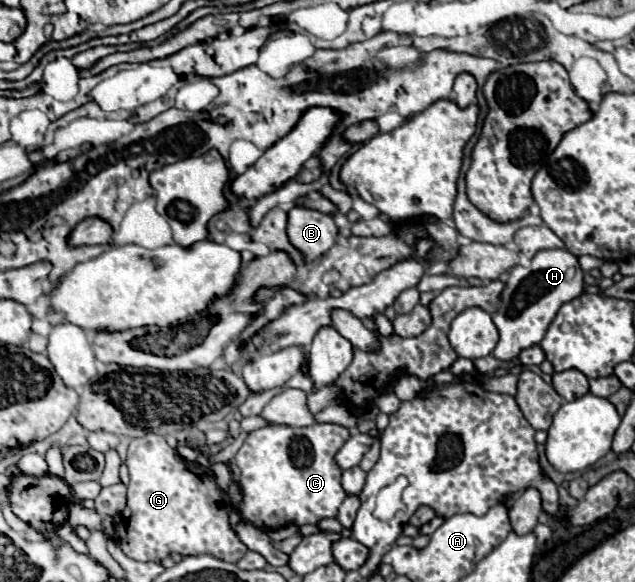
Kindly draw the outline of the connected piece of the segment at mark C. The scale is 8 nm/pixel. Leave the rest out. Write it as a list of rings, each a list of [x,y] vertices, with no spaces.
[[[315,423],[309,427],[285,427],[285,425],[267,425],[265,429],[257,429],[249,433],[247,441],[239,449],[235,463],[241,469],[241,487],[243,487],[243,517],[245,521],[261,527],[263,531],[271,531],[283,525],[307,525],[317,523],[325,517],[335,517],[339,505],[347,497],[341,487],[341,471],[335,465],[335,453],[347,441],[349,431],[341,425],[323,425]]]

